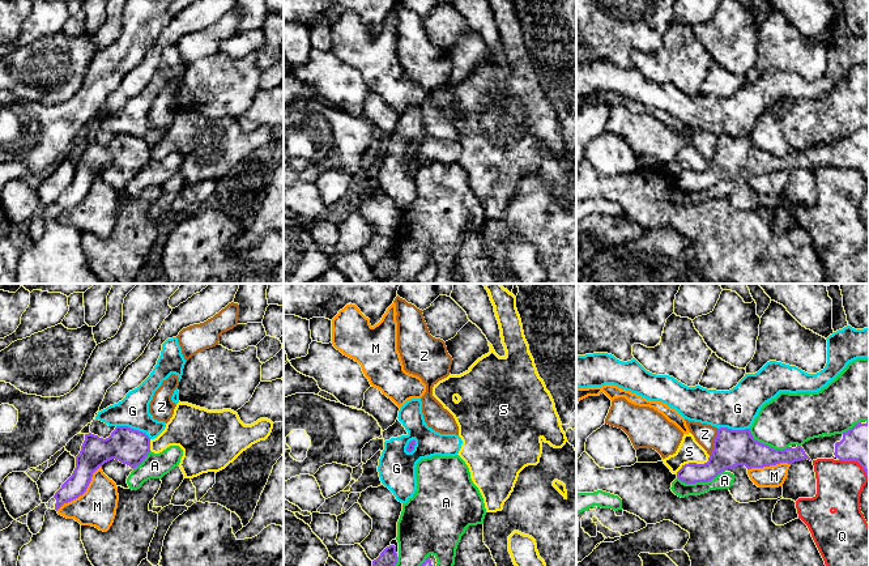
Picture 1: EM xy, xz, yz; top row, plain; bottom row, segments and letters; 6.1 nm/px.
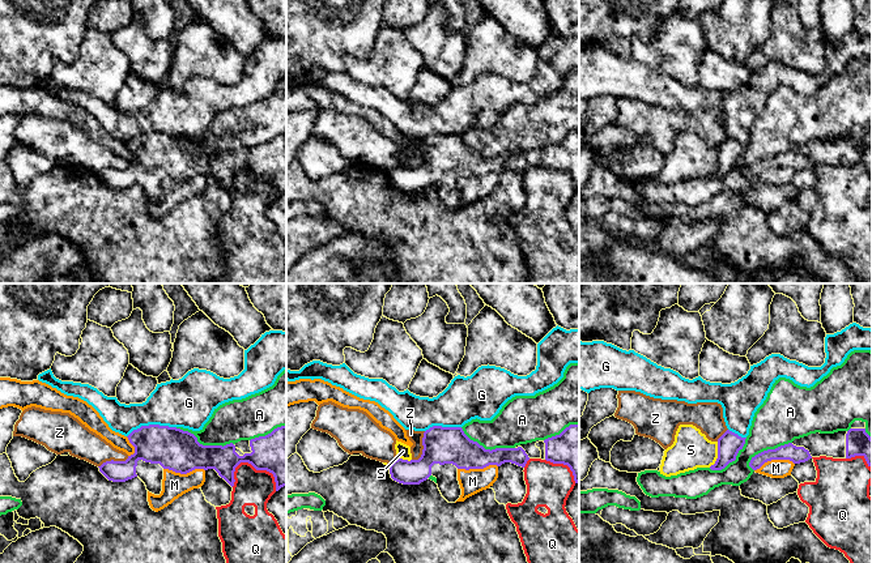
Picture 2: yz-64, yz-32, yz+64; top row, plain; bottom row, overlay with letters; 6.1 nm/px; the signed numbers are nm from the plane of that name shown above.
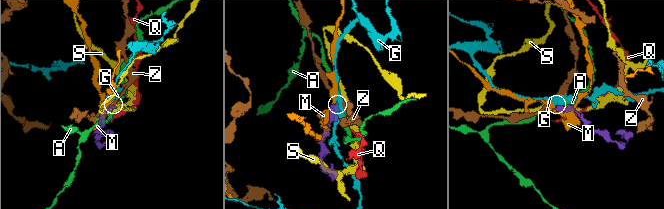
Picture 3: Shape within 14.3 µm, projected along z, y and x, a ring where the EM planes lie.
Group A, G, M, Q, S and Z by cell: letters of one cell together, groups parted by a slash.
A / G / M / Q / S / Z

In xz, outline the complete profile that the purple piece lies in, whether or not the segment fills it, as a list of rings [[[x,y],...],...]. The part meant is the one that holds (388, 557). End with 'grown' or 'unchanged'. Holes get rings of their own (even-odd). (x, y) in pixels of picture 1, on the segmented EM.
[[[387,546],[380,556],[372,561],[372,566],[395,566],[397,563],[396,546]]] | unchanged

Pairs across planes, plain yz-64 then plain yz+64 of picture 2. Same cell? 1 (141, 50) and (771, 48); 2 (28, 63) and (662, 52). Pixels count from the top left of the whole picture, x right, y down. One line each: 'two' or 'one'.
1: two
2: two

